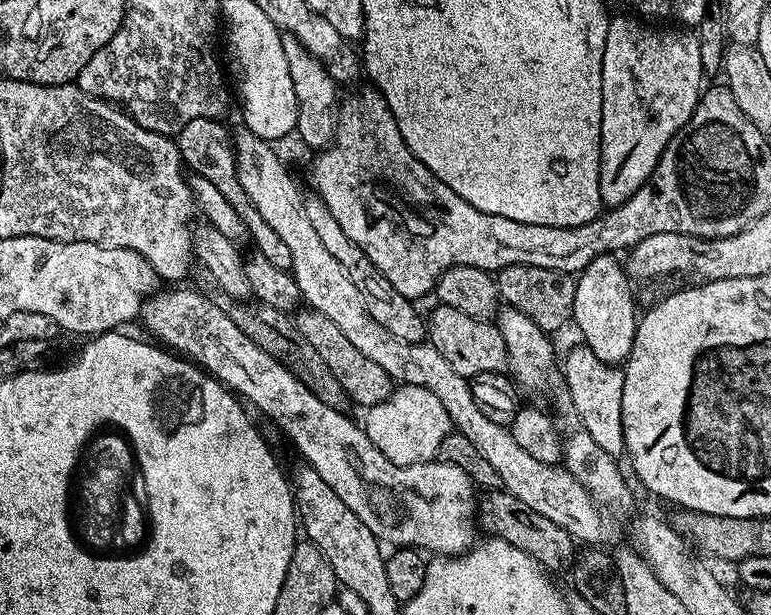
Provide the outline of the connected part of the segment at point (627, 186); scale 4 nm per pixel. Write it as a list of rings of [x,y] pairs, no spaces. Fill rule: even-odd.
[[[613,15],[608,22],[608,33],[606,34],[606,50],[602,50],[602,130],[600,131],[600,198],[605,205],[615,206],[626,202],[635,192],[645,184],[652,176],[652,171],[656,168],[656,163],[660,161],[662,150],[674,138],[674,134],[694,114],[696,104],[701,98],[702,87],[700,80],[705,79],[702,68],[701,55],[699,54],[699,37],[692,30],[681,30],[676,26],[653,26],[635,15],[628,16]]]

